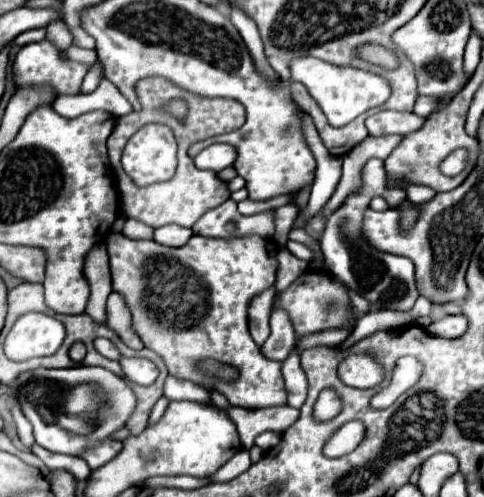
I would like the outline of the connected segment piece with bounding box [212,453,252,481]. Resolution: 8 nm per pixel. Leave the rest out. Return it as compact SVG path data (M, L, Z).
M238 453L226 465L222 465L218 469L218 473L212 475L212 481L228 481L228 479L234 479L234 477L242 475L244 471L248 471L250 465L252 465L250 463L250 455L248 453Z

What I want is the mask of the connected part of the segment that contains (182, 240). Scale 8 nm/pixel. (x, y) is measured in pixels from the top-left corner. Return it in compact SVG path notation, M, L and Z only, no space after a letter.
M164 225L154 229L154 241L166 247L182 247L192 237L192 229L178 227L178 225Z

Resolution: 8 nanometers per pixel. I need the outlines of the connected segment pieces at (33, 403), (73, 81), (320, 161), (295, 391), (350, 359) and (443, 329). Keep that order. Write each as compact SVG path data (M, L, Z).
M34 369L22 373L14 383L12 383L12 397L16 397L22 405L24 415L34 427L34 437L36 443L42 445L44 449L52 453L66 453L74 457L82 457L88 461L90 469L102 467L102 463L108 463L122 451L122 441L112 441L112 433L122 429L126 421L130 419L132 411L136 409L136 395L130 389L122 389L120 393L106 395L106 415L100 421L100 425L90 425L83 419L70 417L62 414L62 399L68 391L68 387L80 383L74 379L74 369Z
M48 39L24 45L14 61L12 61L12 75L14 75L14 85L19 86L19 90L25 86L51 85L56 95L75 95L80 93L81 84L90 67L84 63L74 63L70 59L62 59L60 49L50 43Z
M306 123L306 141L310 143L310 149L316 159L316 171L314 171L314 183L312 183L312 195L308 201L308 207L304 213L298 215L294 227L304 227L306 219L320 213L322 207L332 197L340 177L342 177L342 159L328 153L324 143L320 141L318 133L314 131L314 123Z
M294 351L290 359L282 363L282 375L286 381L286 391L288 391L288 405L290 407L300 407L306 401L308 395L308 381L306 373L300 367L300 357Z
M350 354L338 366L338 376L350 387L376 387L384 379L384 367L369 354Z
M448 315L428 325L428 331L432 335L446 337L446 339L456 339L458 335L464 335L466 329L468 329L468 319L464 315Z

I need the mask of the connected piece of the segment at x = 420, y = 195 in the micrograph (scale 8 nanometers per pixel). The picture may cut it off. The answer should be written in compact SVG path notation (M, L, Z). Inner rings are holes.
M408 187L408 199L412 203L428 203L432 197L436 195L436 191L428 189L428 187Z

